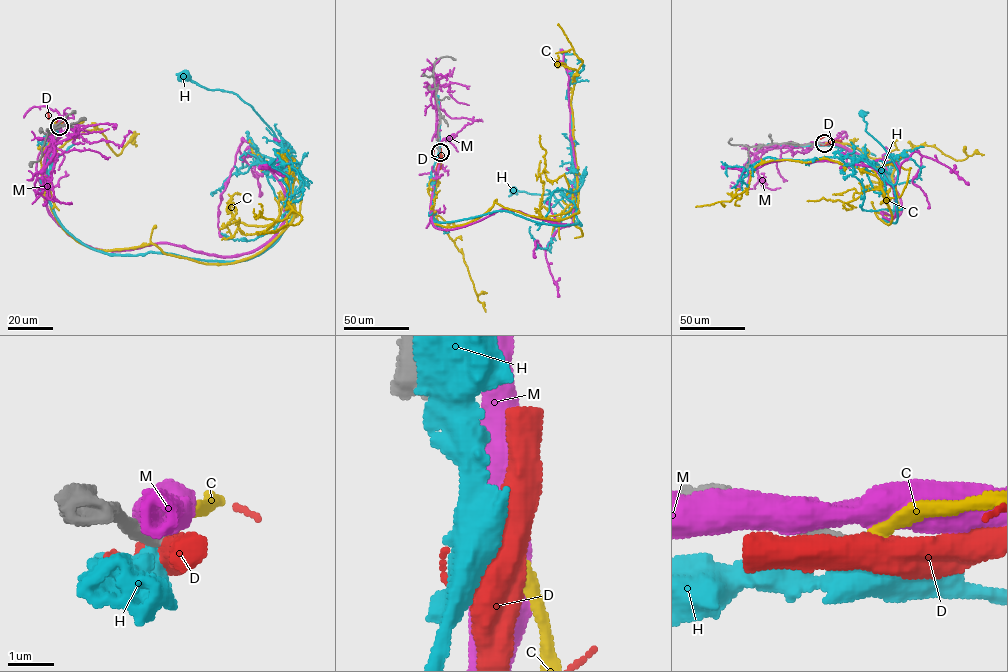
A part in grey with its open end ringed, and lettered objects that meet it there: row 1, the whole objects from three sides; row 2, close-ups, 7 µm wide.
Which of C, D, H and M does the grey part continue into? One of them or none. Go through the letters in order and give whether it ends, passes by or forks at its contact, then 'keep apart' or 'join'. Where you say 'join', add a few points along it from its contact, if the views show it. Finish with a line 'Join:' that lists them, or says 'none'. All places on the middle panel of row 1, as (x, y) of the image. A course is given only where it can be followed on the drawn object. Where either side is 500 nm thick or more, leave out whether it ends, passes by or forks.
C: it ends there; join; it runs (440, 152), (435, 224), (465, 224), (497, 203), (555, 220), (578, 212), (571, 99), (582, 61), (557, 25)
D: keep apart
H: it passes by; keep apart
M: keep apart
Join: C

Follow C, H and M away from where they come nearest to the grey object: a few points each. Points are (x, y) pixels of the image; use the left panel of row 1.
C: (59, 127), (44, 152), (51, 210), (82, 243), (255, 256), (293, 217), (288, 152), (301, 220), (259, 232)
H: (58, 127), (44, 136), (47, 197), (76, 238), (251, 258), (290, 220), (298, 173), (250, 105), (184, 75)
M: (59, 126), (47, 209), (103, 250), (257, 250), (284, 221), (293, 162), (263, 164)

